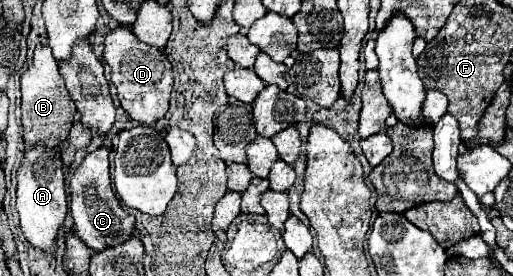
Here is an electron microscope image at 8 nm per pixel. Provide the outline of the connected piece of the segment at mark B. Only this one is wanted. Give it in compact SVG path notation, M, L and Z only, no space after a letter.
M37 45L31 67L21 75L21 111L25 147L35 147L37 143L43 147L57 147L67 139L75 121L75 103L67 93L67 87L59 75L59 65L47 45Z

